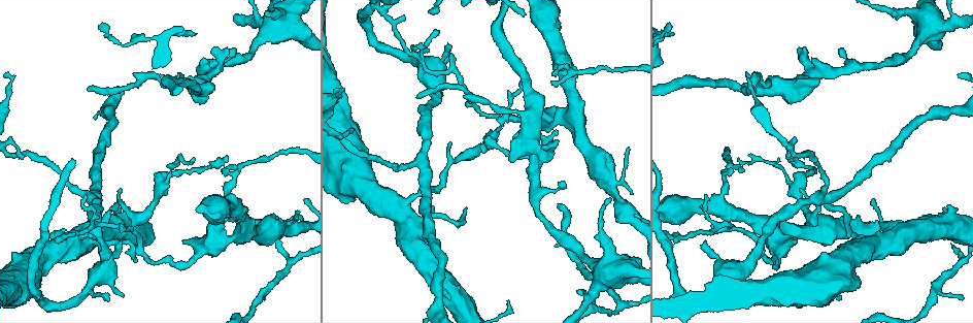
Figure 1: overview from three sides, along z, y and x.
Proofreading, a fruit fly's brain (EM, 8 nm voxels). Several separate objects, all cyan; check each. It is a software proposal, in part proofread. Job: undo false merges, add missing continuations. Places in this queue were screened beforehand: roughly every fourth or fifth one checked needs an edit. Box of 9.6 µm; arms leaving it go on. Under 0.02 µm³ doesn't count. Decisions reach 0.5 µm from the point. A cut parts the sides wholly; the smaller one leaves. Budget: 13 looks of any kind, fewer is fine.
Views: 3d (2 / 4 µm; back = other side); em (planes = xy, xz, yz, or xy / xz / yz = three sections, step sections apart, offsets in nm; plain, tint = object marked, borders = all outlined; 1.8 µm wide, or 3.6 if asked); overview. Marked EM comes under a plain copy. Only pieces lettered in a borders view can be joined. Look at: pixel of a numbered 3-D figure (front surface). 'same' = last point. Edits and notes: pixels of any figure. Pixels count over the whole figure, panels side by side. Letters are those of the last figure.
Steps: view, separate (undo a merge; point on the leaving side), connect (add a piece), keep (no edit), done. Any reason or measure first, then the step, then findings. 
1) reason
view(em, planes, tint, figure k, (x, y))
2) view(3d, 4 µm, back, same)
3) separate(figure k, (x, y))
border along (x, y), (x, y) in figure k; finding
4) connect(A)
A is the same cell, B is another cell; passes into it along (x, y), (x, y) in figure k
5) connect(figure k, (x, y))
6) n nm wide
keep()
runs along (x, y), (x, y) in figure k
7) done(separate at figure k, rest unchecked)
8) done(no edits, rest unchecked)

thin end
view(3d, 2 µm, figure 1, (524, 16))

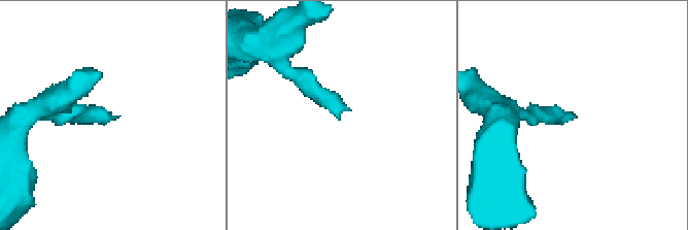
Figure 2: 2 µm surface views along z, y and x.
need the tissue
view(em, planes, borders, figure 2, (567, 118))

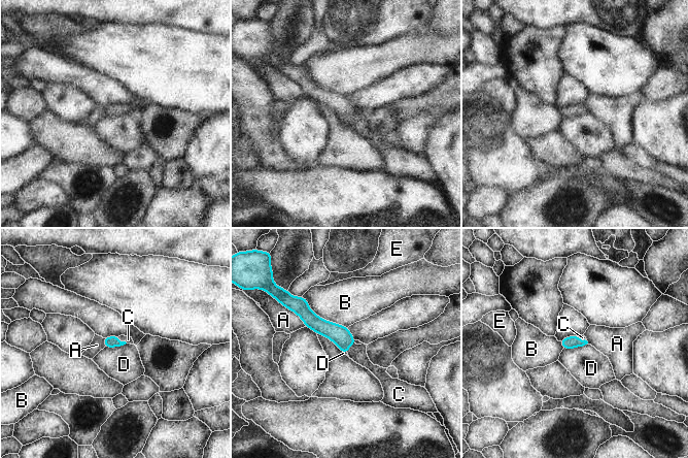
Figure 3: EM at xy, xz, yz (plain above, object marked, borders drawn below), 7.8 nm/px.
connect(C)
C is the same cell, A, B, D and E are other cells; passes into it along (340, 335), (349, 346), (357, 353) in figure 3; it goes on there

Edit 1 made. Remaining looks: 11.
see it whole again
view(overview)

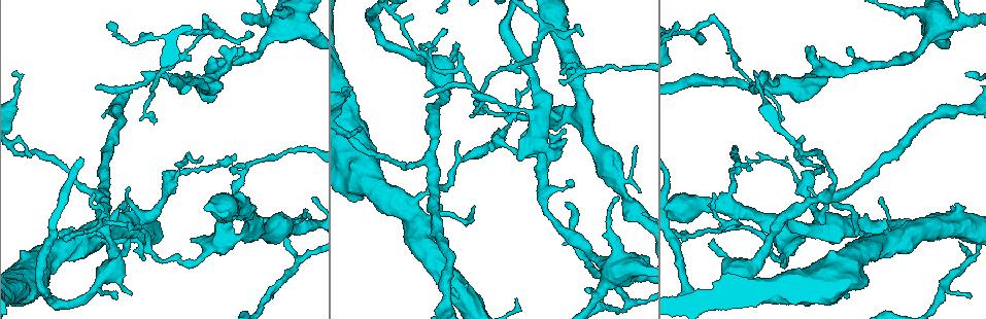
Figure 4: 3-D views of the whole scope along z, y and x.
branch stops here
view(em, planes, borders, figure 4, (440, 8))

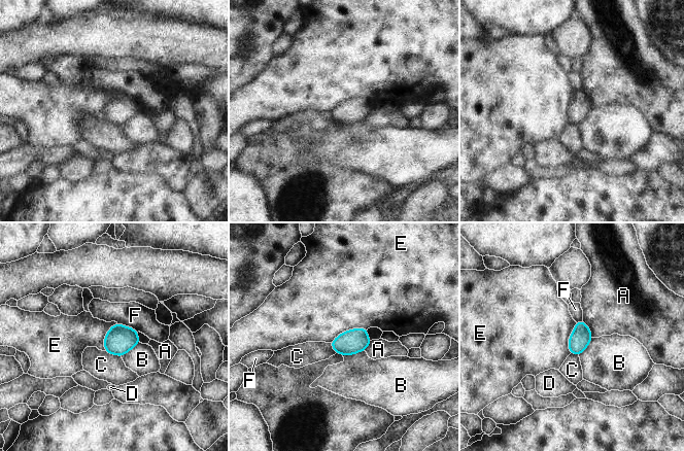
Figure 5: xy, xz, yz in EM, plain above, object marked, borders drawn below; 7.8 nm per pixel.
keep()
A, B, C, D, E and F are other cells; border along (367, 328), (346, 330), (330, 342) in figure 5; none of them fits

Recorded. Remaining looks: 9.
sharp bend
view(em, xz, step 16, borders, figure 4, (56, 237))

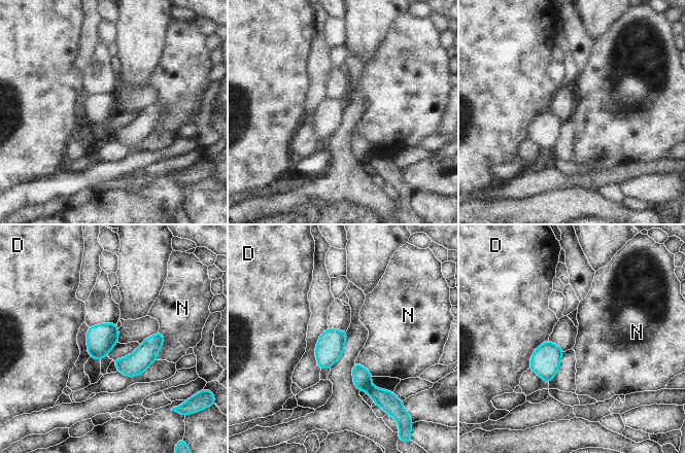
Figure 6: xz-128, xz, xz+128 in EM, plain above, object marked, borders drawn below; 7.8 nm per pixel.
view(em, planes, borders, same)

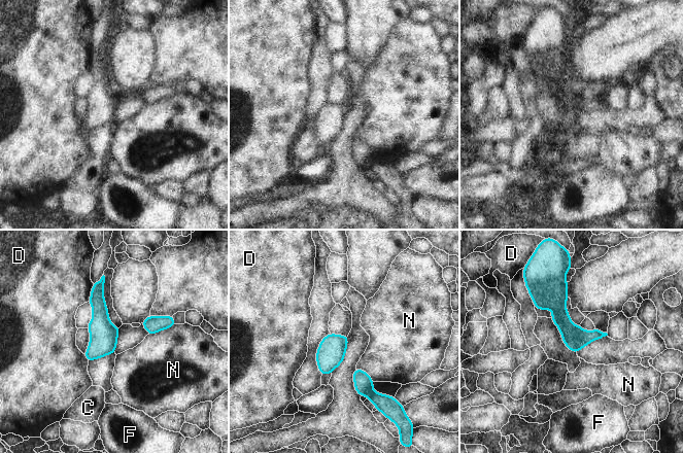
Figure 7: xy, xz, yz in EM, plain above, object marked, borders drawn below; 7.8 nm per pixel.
separate(figure 7, (363, 383))
C, D, F and N are other cells; border along (374, 391), (368, 397) in figure 7; two cells meet here

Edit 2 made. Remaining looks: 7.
see it whole again
view(overview)

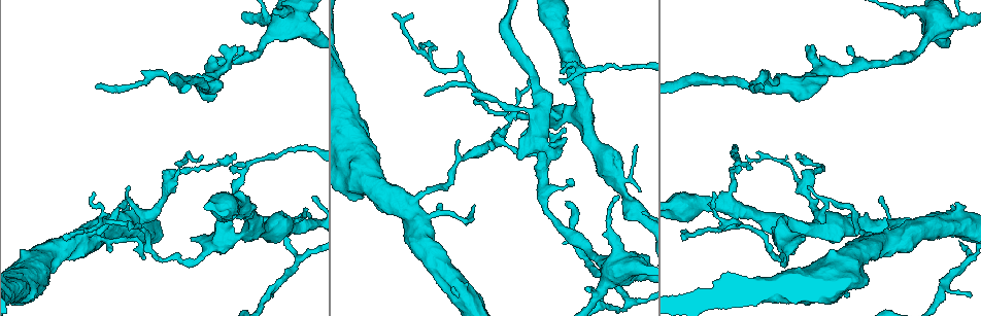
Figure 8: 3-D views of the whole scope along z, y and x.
view(em, planes, tint, figure 8, (517, 158))

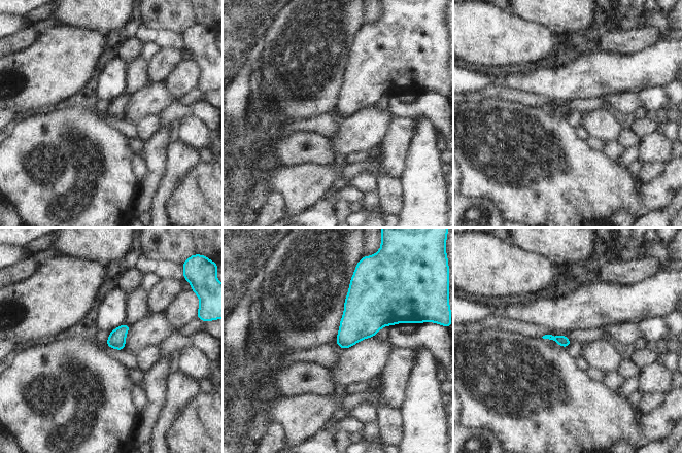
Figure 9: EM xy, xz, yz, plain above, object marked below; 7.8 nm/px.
see the neighbours
view(em, planes, borders, same)

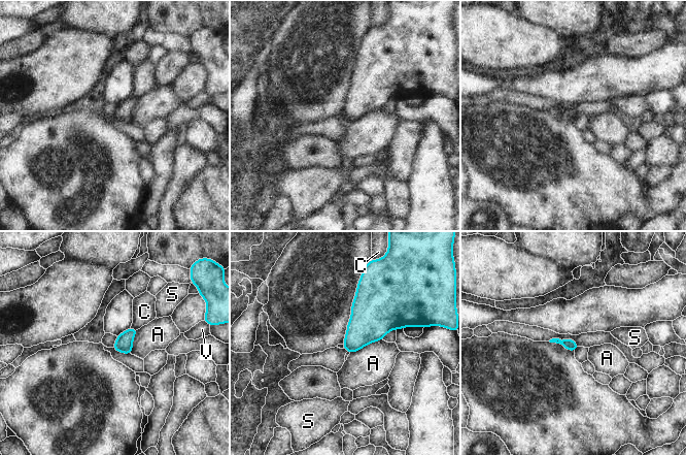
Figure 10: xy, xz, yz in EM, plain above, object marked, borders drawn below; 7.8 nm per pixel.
keep()
A, C, S and V are other cells; border along (381, 338), (371, 342), (349, 354) in figure 10; no lettered piece goes on from it

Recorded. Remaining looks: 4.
three arms meet
view(3d, 2 µm, figure 8, (723, 207))

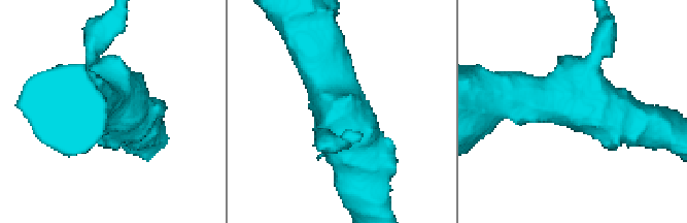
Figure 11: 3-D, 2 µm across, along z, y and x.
3 arms; arms of 200, 380, 480 nm; now the EM
view(em, xz, step 16, borders, figure 11, (574, 100))

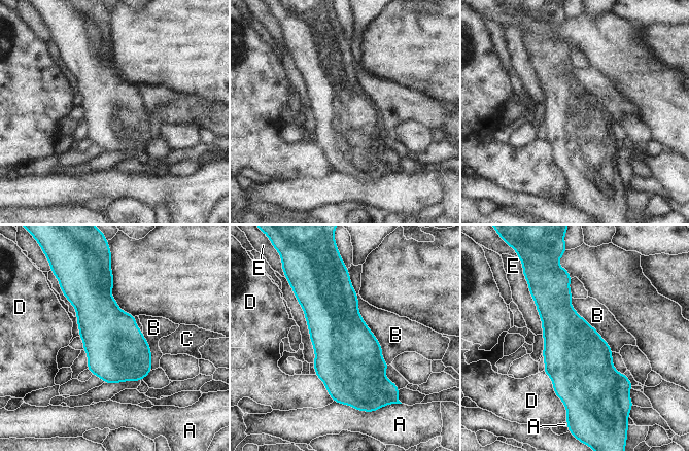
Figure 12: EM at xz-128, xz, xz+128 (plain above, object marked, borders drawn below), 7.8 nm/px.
cut it another way
view(em, planes, borders, same)

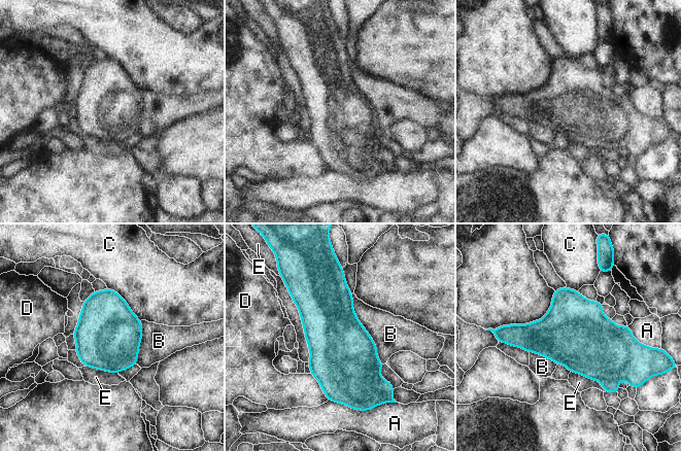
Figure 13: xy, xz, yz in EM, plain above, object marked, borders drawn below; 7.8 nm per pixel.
B touches over 600 nm
keep()
A, B, C, D and E are other cells; border along (351, 293), (352, 311), (383, 363) in figure 13; one cell here

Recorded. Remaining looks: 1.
done(connect at figure 3, separate at figure 7, rest unchecked)

